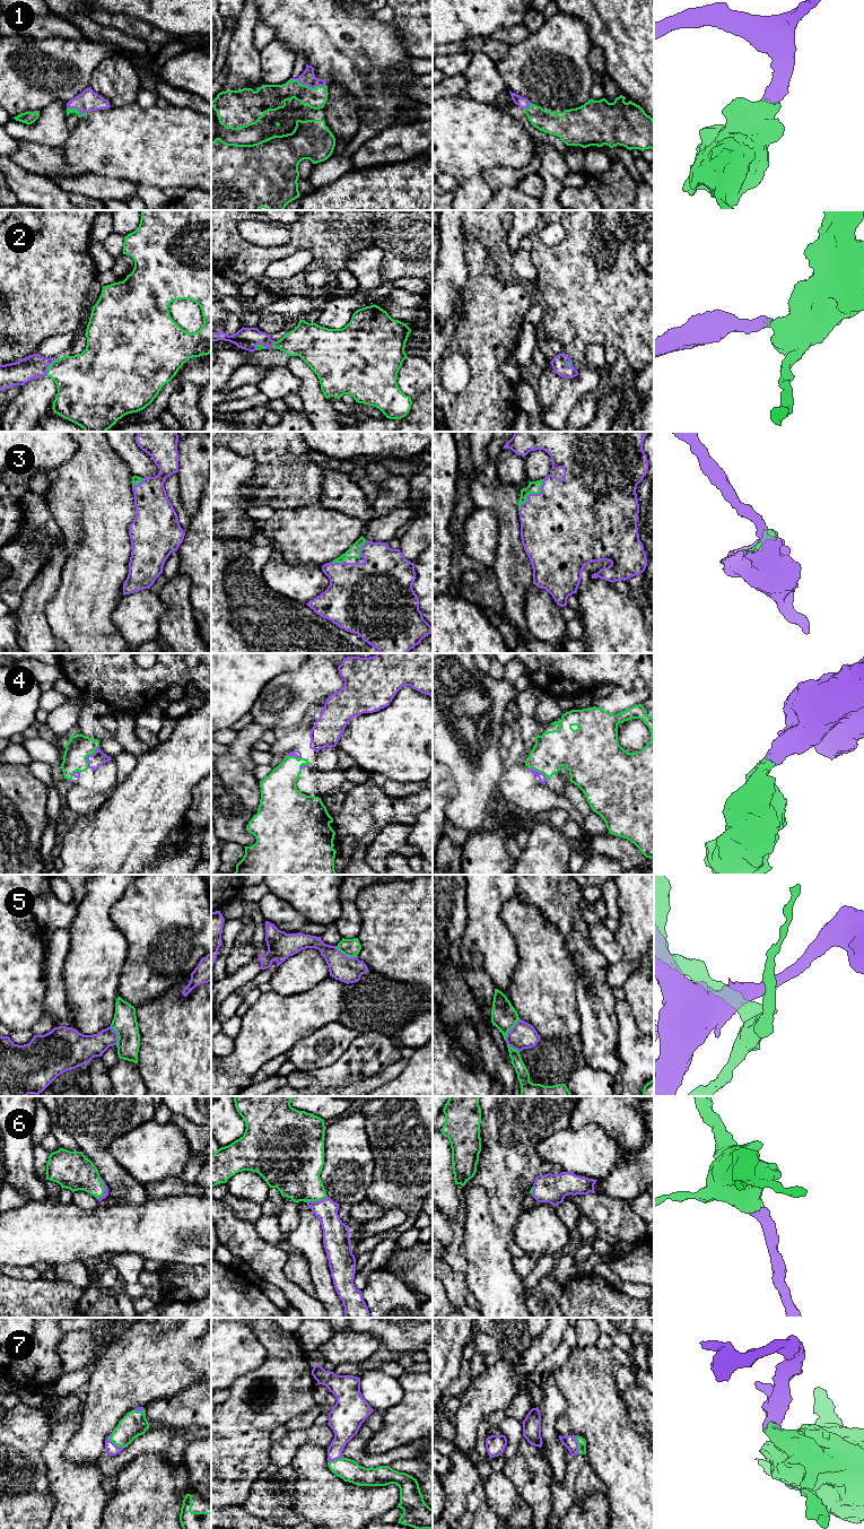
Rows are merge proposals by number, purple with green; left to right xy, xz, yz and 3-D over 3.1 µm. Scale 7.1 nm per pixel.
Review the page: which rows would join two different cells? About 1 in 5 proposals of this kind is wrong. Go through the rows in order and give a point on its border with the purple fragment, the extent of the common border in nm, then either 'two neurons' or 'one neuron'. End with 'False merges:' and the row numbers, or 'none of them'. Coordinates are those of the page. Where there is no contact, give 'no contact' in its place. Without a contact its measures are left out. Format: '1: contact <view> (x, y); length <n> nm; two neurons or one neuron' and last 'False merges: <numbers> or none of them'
1: contact xz (307, 85); length 260 nm; one neuron
2: contact xy (46, 367); length 130 nm; one neuron
3: contact yz (531, 494); length 280 nm; one neuron
4: contact xy (87, 756); length 180 nm; one neuron
5: contact yz (506, 1036); length 240 nm; two neurons
6: contact xy (104, 1188); length 160 nm; one neuron
7: contact xy (113, 1442); length 140 nm; one neuron
False merges: 5

